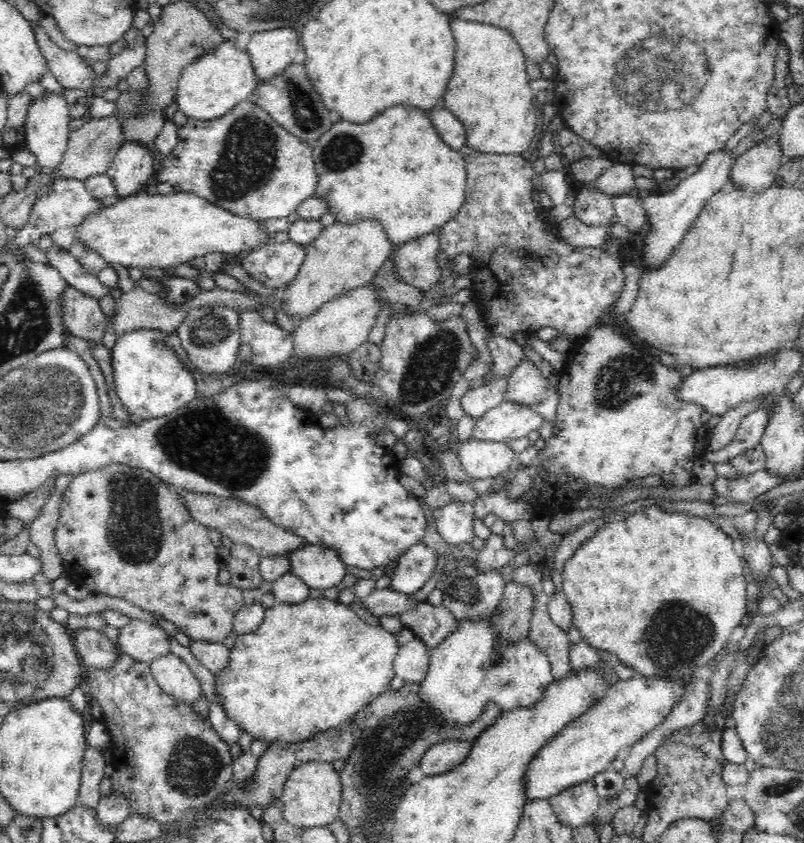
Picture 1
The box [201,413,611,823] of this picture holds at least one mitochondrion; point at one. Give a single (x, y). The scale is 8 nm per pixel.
(378, 757)

